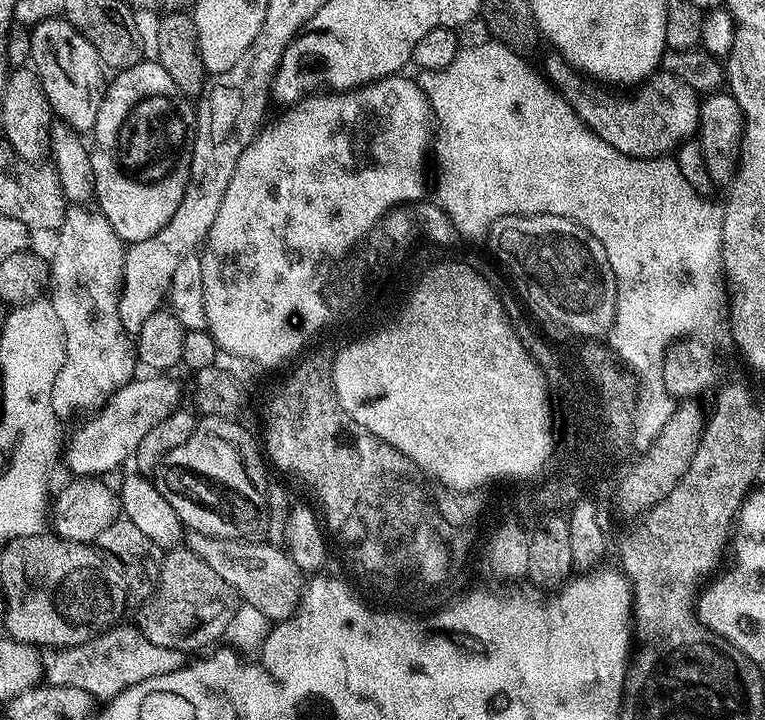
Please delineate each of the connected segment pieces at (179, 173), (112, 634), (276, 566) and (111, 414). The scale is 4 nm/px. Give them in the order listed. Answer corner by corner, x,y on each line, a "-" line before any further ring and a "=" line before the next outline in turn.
141,62
121,68
111,77
110,83
104,90
104,101
98,110
94,137
96,136
96,145
93,143
90,148
92,157
92,177
96,183
94,193
95,203
110,226
120,239
129,245
142,242
170,218
174,218
174,210
182,202
186,194
186,186
190,178
190,162
192,161
192,151
196,141
196,110
193,101
174,86
170,79
170,74
162,70
158,62
=
113,626
93,640
67,648
49,647
42,656
42,676
51,687
84,690
100,702
107,702
122,690
146,682
158,674
170,674
184,667
185,653
154,646
135,626
=
193,531
187,533
186,546
193,556
202,558
222,582
229,584
243,603
262,610
270,622
287,620
300,603
302,573
283,547
267,542
227,540
=
148,374
145,380
129,380
112,393
103,407
96,410
101,412
93,411
93,416
81,428
73,430
72,437
69,440
67,437
66,447
62,452
62,460
68,463
73,477
103,477
103,472
114,471
127,456
129,459
135,453
138,442
146,434
146,430
158,426
158,422
162,422
162,418
169,416
177,407
176,400
172,397
172,384
168,378
164,374

